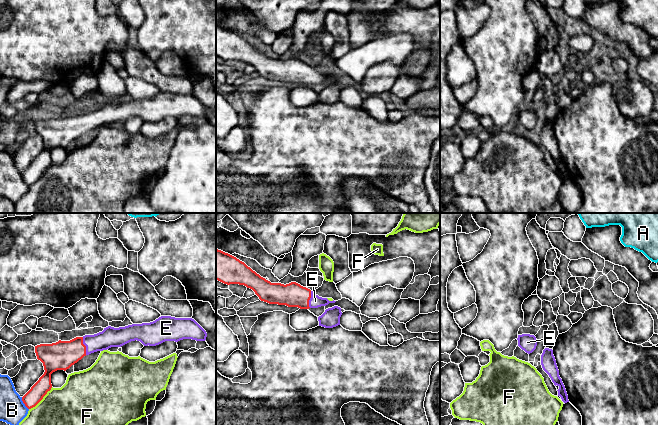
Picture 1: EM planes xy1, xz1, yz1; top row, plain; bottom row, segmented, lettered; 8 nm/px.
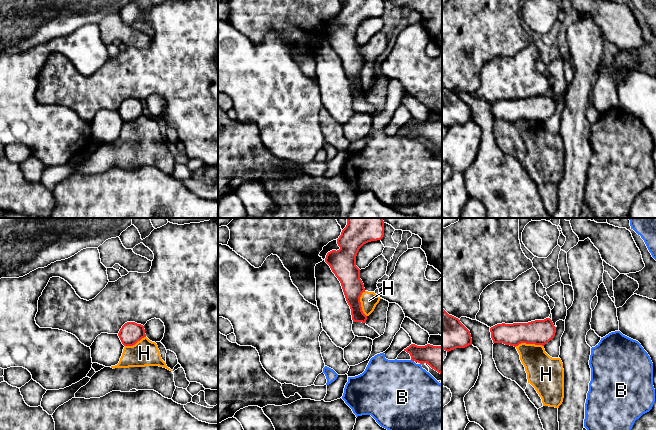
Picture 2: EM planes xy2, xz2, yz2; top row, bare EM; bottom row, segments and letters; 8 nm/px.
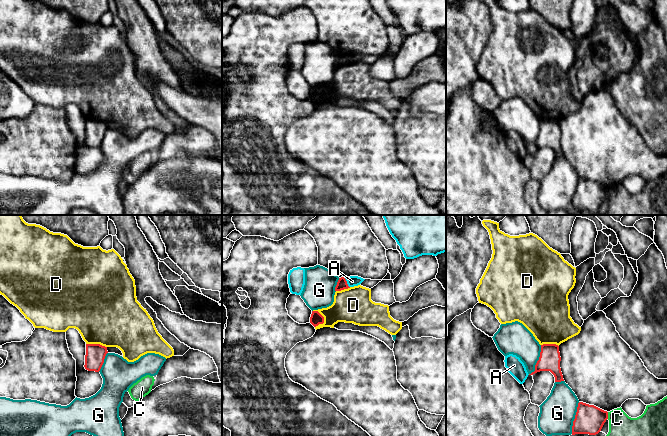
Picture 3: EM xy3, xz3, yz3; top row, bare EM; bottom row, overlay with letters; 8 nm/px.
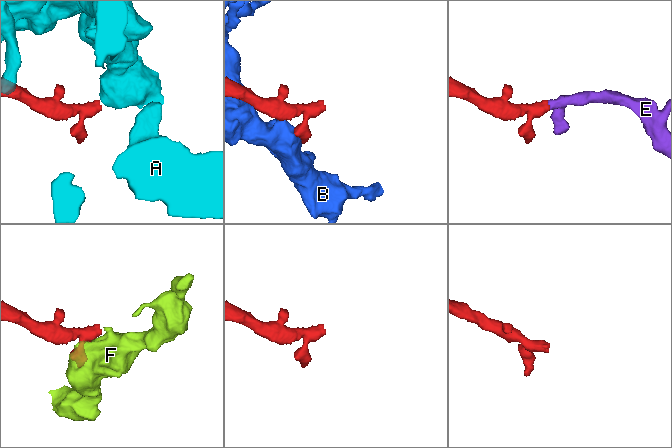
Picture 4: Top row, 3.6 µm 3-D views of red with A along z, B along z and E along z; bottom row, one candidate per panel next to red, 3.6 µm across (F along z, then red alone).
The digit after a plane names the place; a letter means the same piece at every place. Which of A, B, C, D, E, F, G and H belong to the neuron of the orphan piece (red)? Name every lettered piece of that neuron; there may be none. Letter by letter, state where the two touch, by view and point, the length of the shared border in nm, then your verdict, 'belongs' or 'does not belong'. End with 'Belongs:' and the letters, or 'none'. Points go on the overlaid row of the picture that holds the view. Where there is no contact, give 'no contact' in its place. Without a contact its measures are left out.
A: xz3 (346, 283) | 90 nm | does not belong
B: xy1 (24, 403) | 120 nm | does not belong
C: yz3 (607, 415) | 60 nm | does not belong
D: xz3 (323, 319) | 140 nm | does not belong
E: xy1 (85, 346) | 150 nm | belongs
F: xy1 (41, 399) | 260 nm | does not belong
G: yz3 (575, 418) | 260 nm | does not belong
H: yz2 (529, 343) | 240 nm | does not belong
Belongs: E

